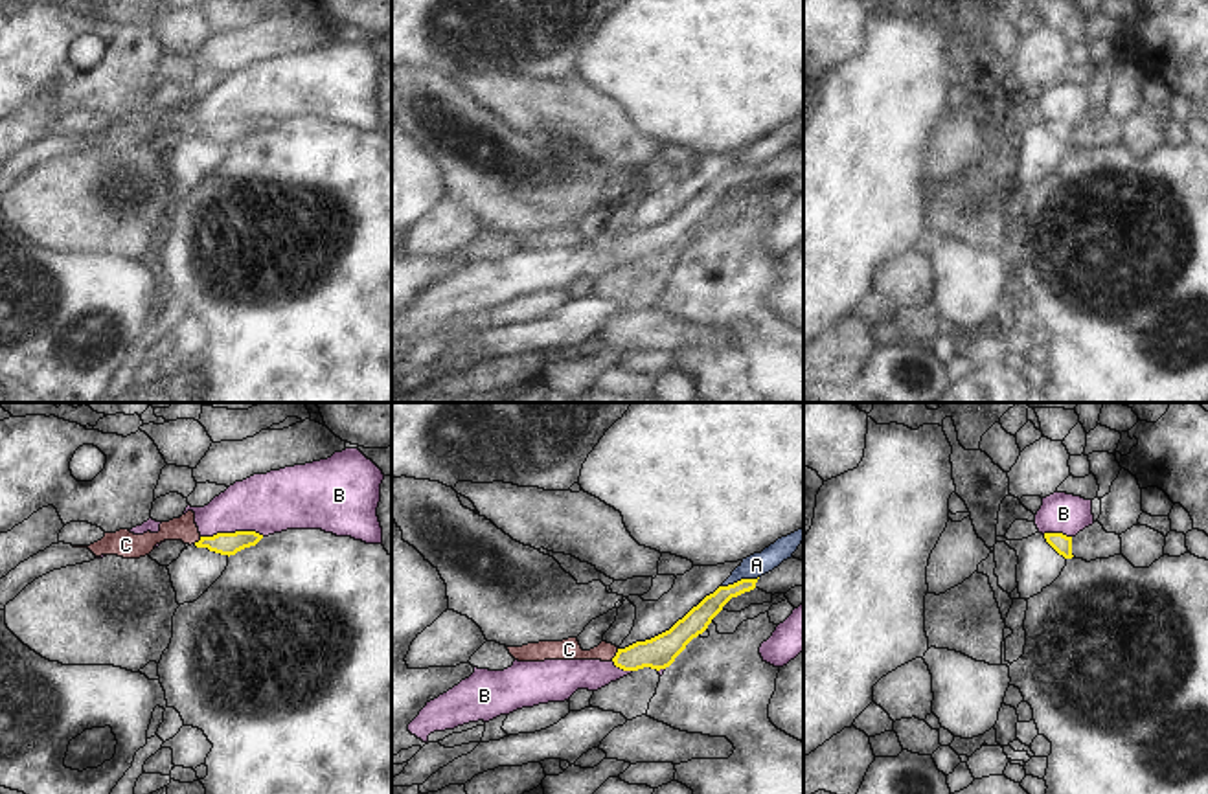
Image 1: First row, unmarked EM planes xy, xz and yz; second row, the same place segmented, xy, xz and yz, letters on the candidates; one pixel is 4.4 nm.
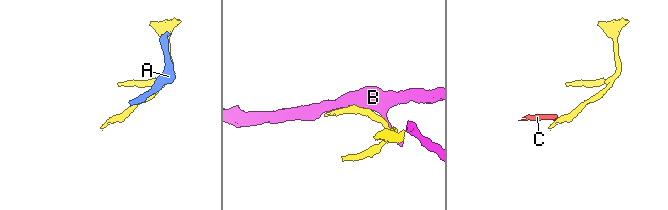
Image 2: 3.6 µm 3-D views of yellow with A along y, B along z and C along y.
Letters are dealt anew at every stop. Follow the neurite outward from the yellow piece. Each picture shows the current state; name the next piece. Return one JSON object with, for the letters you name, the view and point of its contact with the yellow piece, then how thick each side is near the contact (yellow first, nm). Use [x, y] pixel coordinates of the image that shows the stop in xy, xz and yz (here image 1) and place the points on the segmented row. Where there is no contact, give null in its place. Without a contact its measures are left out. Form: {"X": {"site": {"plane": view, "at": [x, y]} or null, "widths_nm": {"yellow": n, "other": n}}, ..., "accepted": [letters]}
{"accepted": []}

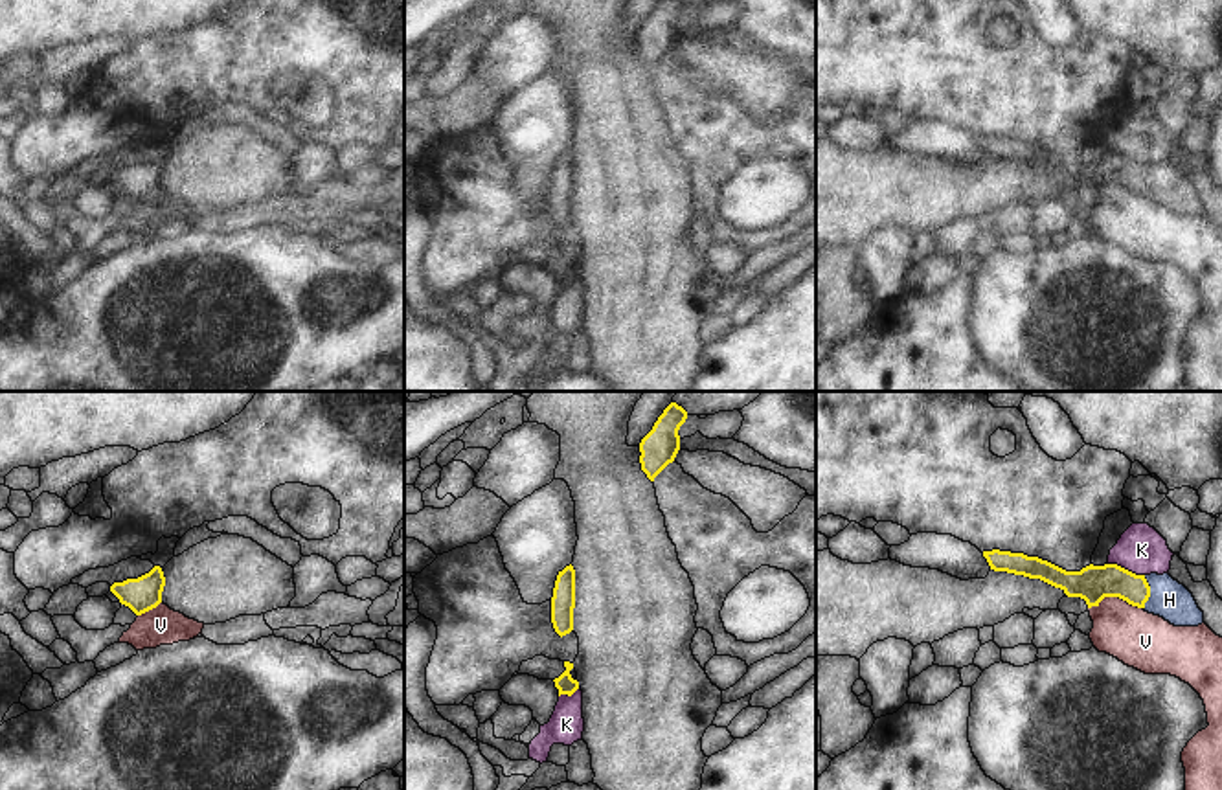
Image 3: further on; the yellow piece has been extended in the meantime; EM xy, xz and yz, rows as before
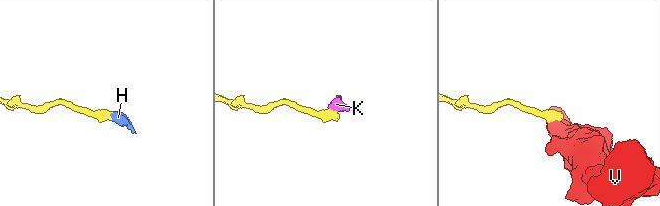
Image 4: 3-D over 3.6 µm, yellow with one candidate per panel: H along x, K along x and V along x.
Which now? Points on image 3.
{"H": {"site": {"plane": "yz", "at": [1149, 592]}, "widths_nm": {"yellow": 160, "other": 170}}, "accepted": ["H"]}

